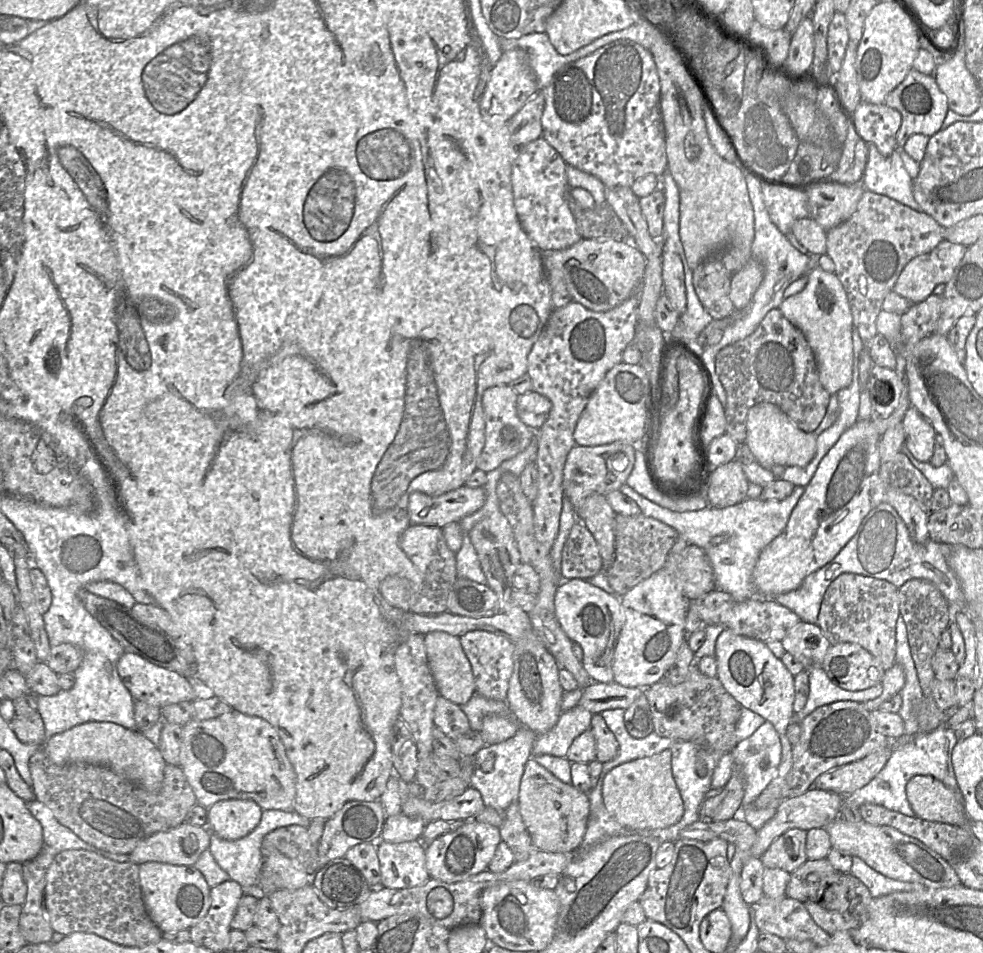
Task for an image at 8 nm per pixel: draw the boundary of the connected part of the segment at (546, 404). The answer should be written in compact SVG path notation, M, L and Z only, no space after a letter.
M530 391L517 397L517 415L526 426L534 431L542 427L551 408L551 401L535 391Z

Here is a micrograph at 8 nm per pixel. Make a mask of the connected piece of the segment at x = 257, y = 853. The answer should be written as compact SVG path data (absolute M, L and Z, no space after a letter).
M262 810L262 817L259 824L248 835L237 840L225 840L211 832L209 819L206 829L210 832L210 852L218 865L228 873L231 880L239 883L244 889L244 894L249 894L257 899L264 897L259 887L259 878L263 865L261 853L261 843L263 838L271 831L290 825L300 825L308 827L311 820L299 815L295 811Z

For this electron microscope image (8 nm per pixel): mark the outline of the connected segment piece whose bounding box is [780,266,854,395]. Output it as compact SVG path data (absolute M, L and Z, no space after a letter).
M814 268L808 274L806 287L784 299L780 311L805 335L817 360L819 379L824 389L834 395L852 381L853 317L846 292L835 273Z

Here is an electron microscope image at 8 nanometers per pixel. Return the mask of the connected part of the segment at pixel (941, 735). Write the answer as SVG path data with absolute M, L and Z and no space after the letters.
M941 724L932 732L919 732L896 746L884 768L864 787L844 797L845 805L860 807L875 804L909 817L915 816L906 796L906 785L916 775L927 775L941 781L947 788L958 791L951 755L958 739L955 730Z

